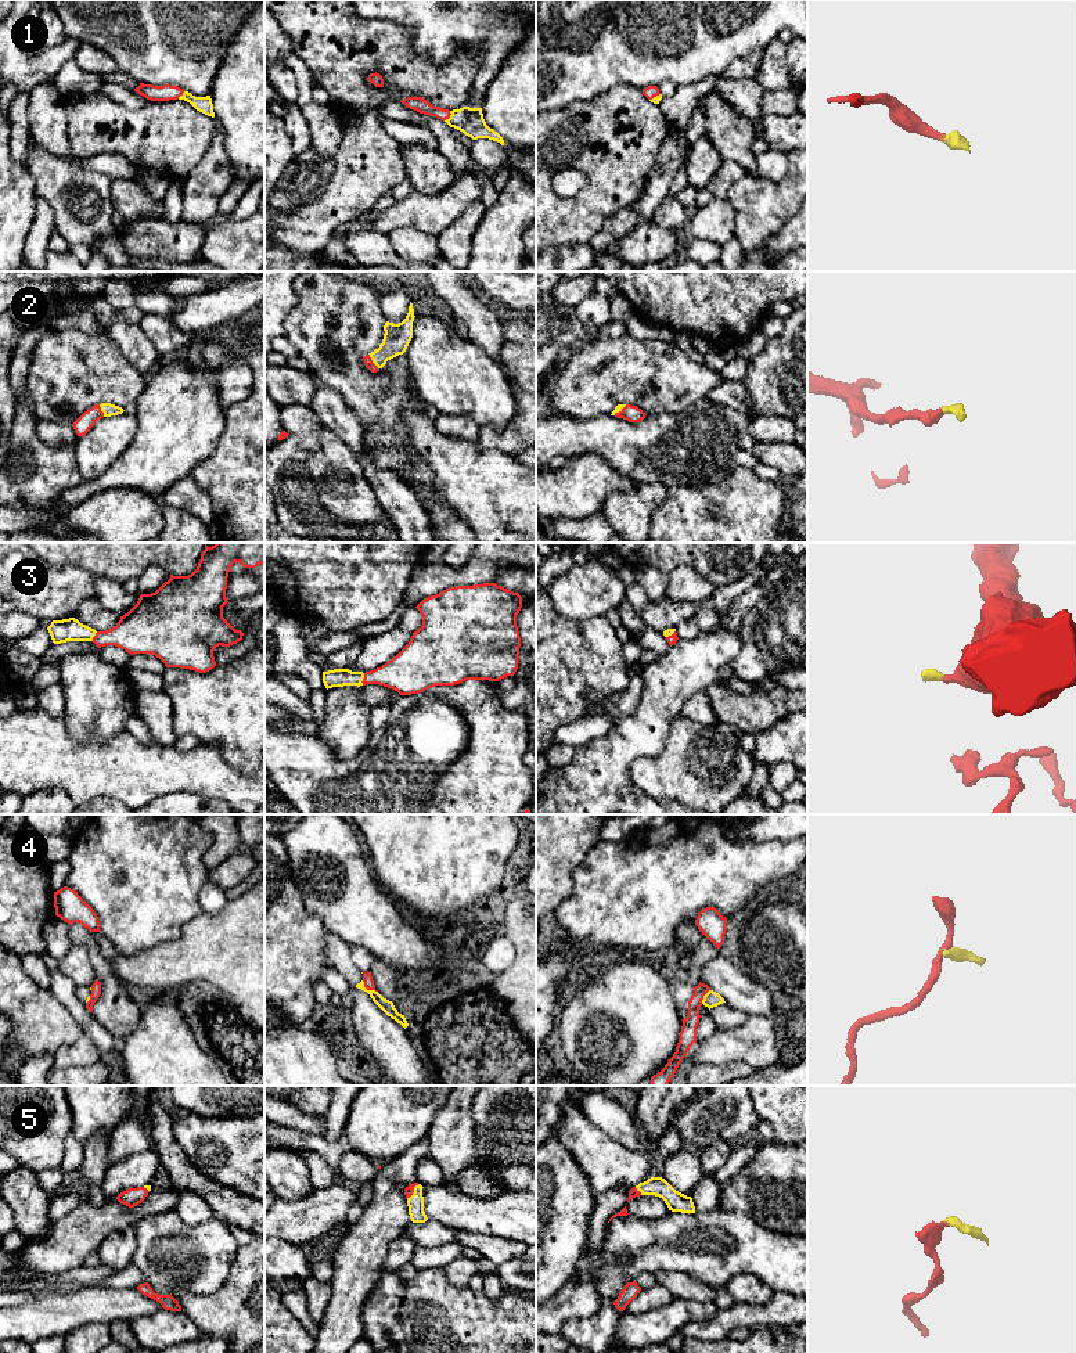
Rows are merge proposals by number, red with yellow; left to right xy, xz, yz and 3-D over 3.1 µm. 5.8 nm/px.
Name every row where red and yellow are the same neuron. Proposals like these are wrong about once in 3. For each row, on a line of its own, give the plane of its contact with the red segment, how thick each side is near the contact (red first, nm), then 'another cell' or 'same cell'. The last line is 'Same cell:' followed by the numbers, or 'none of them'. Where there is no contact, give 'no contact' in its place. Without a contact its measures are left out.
1: meets red in xz; 90 nm thick on the red side, 160 nm on the other; same cell
2: meets red in xz; 50 nm thick on the red side, 160 nm on the other; same cell
3: meets red in xz; 220 nm thick on the red side, 110 nm on the other; same cell
4: meets red in xz; 60 nm thick on the red side, 70 nm on the other; another cell
5: meets red in xz; 50 nm thick on the red side, 100 nm on the other; same cell
Same cell: 1, 2, 3, 5

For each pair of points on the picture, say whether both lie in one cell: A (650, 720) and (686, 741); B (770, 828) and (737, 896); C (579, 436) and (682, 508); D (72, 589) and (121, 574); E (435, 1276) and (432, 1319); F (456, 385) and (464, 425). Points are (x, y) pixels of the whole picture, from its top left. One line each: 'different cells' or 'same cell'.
A: different cells
B: different cells
C: different cells
D: different cells
E: same cell
F: different cells

